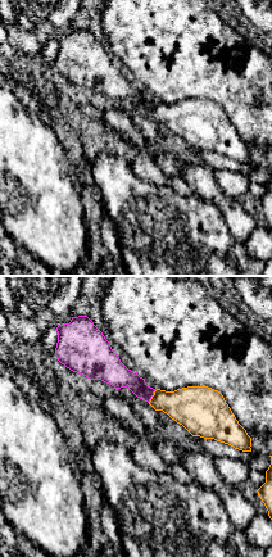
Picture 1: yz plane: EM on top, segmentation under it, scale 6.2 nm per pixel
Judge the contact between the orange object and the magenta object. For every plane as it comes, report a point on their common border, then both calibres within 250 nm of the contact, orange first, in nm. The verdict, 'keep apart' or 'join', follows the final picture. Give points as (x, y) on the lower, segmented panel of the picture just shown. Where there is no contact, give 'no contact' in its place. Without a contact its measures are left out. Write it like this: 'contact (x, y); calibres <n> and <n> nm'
contact (152, 397); calibres 260 and 150 nm

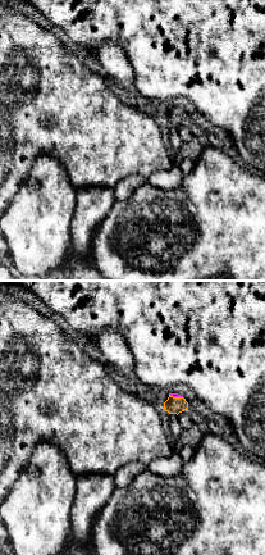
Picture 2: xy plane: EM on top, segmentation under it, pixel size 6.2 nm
contact (177, 397); calibres 110 and 30 nm

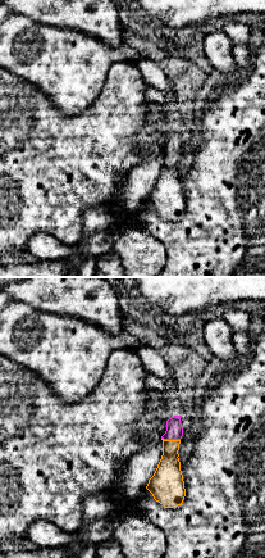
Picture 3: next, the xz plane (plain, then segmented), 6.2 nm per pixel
contact (170, 440); calibres 190 and 110 nm

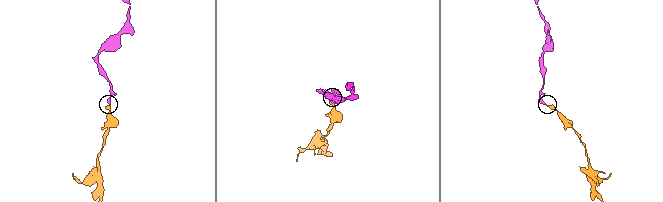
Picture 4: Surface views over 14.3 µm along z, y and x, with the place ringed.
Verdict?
join

